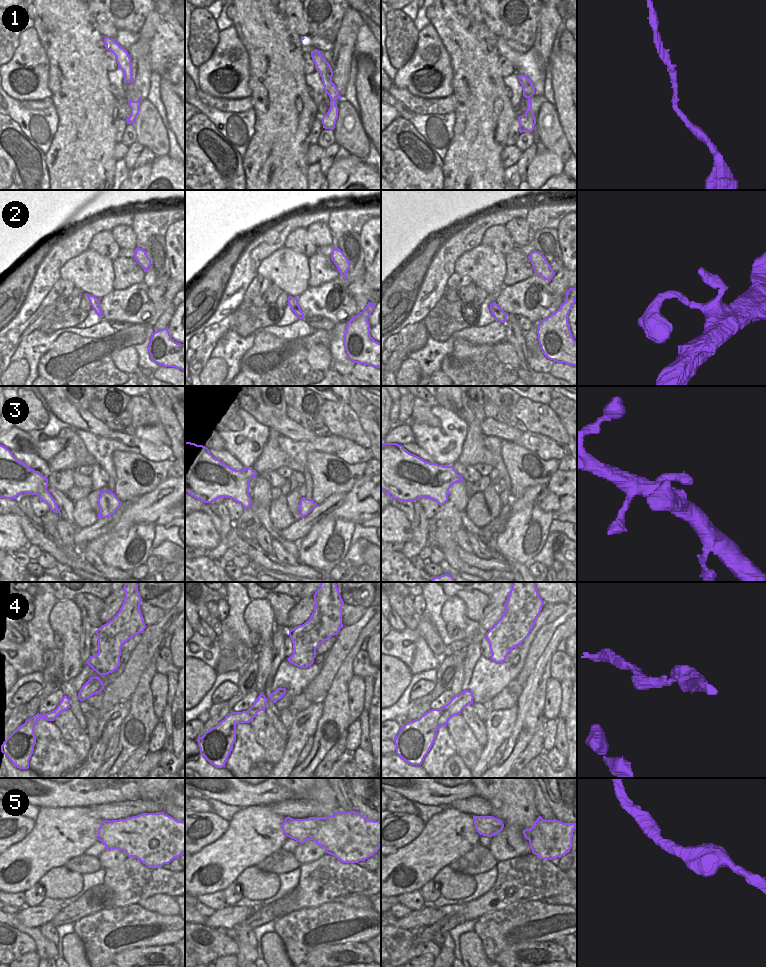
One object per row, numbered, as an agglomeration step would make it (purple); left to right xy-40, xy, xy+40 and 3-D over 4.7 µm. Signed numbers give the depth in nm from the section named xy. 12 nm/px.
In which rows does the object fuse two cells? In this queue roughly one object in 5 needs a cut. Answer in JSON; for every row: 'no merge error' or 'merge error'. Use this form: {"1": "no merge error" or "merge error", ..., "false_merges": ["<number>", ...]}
{"1": "no merge error", "2": "no merge error", "3": "no merge error", "4": "no merge error", "5": "no merge error", "false_merges": []}

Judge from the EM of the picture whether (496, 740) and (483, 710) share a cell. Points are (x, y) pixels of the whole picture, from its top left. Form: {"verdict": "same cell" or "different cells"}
{"verdict": "different cells"}

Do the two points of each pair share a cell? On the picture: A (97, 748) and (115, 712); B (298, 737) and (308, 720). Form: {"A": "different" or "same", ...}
{"A": "same", "B": "same"}

